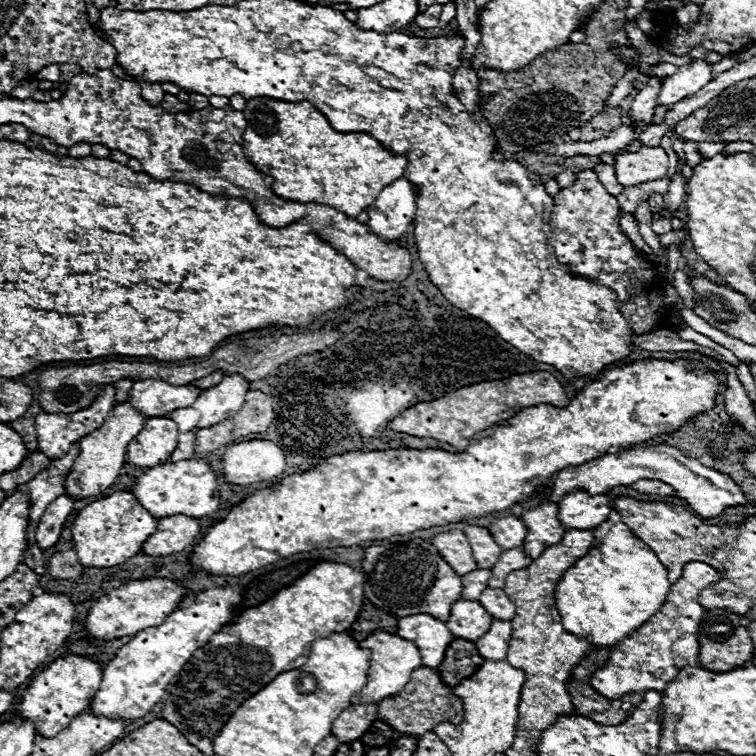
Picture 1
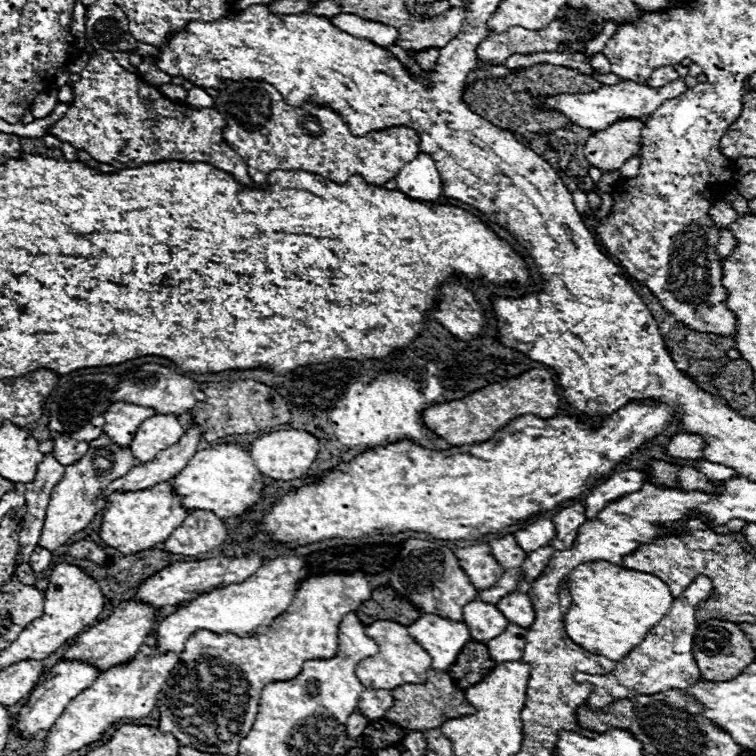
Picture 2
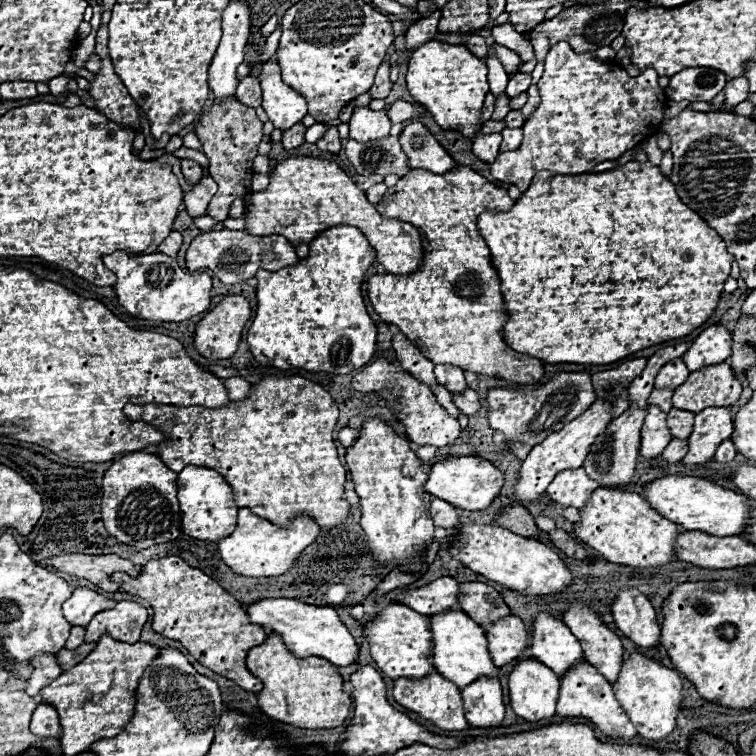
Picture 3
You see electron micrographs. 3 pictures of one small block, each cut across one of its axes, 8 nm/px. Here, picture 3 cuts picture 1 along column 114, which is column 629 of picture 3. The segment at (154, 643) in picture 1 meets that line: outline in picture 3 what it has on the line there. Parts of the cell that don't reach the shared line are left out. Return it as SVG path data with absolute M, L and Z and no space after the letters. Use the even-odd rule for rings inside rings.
M632 652L628 654L628 658L624 658L618 680L612 684L612 690L642 738L662 740L674 730L676 714L680 710L680 698L682 698L680 694L682 682L676 670L662 666L660 662L640 652Z

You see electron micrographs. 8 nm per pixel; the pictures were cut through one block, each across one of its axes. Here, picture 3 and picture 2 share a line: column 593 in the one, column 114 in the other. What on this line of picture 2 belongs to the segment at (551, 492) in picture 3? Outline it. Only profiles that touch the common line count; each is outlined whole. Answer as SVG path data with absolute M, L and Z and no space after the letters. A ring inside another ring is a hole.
M190 424L190 430L182 436L180 444L174 444L172 448L158 452L150 462L134 466L132 472L126 472L124 476L112 480L112 484L108 484L104 492L104 500L108 502L108 498L114 492L138 492L152 488L154 484L168 482L172 476L184 470L188 460L194 456L200 438L200 430L194 424Z

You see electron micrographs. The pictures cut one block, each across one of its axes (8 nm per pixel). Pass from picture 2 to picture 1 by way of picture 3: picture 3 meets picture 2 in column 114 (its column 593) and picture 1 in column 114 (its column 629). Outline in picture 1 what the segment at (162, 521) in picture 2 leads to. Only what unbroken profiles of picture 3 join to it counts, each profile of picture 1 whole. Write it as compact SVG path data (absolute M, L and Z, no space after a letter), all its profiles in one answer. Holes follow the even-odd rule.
M120 490L84 506L72 526L72 544L84 566L110 568L126 562L142 550L142 544L156 532L158 518L146 512L132 492Z

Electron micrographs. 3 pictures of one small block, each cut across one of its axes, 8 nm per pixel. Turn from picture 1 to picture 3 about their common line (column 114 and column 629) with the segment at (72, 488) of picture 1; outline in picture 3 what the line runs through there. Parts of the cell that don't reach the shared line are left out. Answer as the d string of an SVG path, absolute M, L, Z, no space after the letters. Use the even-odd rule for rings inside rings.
M632 404L622 416L618 416L598 436L598 440L590 448L590 454L584 460L584 470L588 472L588 476L592 480L598 480L606 488L630 482L630 478L634 476L638 452L640 452L640 428L642 428L642 422L646 418L646 412L648 412L648 408L634 408L634 404Z

